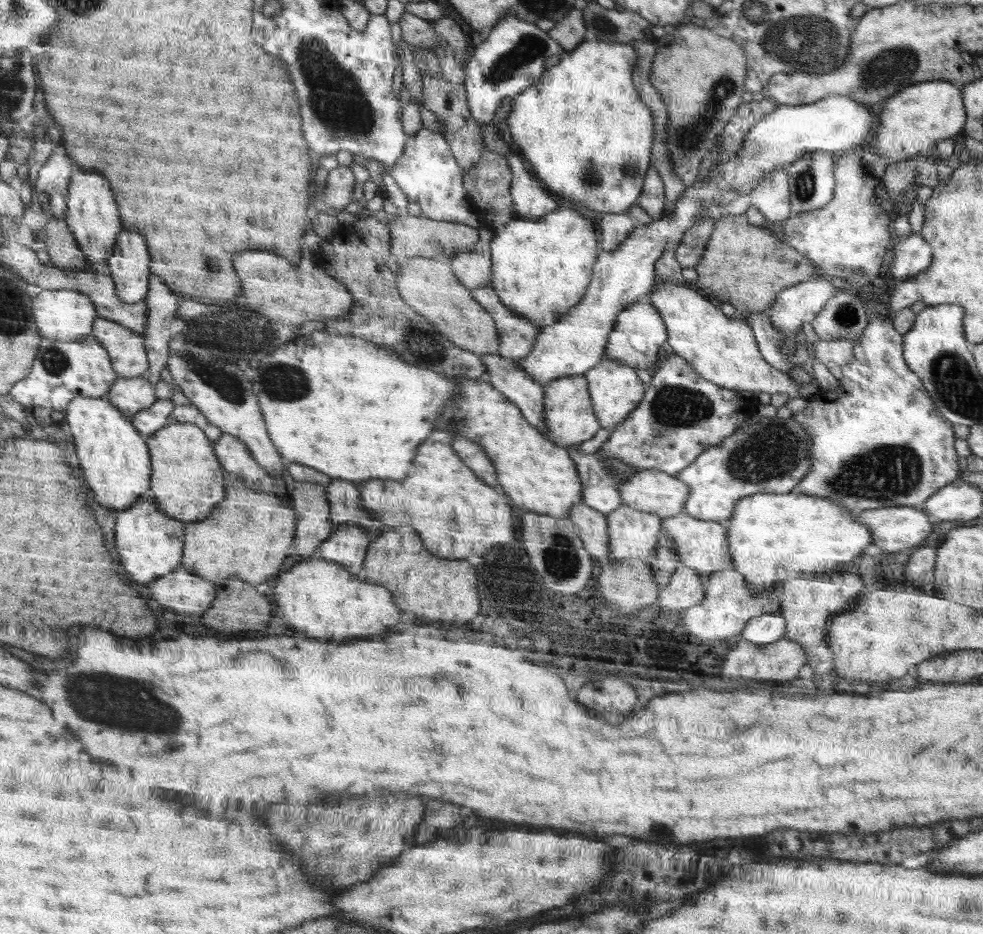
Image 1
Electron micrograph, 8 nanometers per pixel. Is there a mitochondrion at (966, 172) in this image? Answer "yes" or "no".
no

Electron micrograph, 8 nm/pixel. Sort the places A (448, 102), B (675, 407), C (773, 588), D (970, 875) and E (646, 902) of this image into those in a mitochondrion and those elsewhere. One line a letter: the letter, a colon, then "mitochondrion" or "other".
A: other
B: mitochondrion
C: other
D: other
E: other

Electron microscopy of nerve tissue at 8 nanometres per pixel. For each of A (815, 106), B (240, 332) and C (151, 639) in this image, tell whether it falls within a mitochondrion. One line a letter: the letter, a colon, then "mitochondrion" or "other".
A: other
B: mitochondrion
C: other

